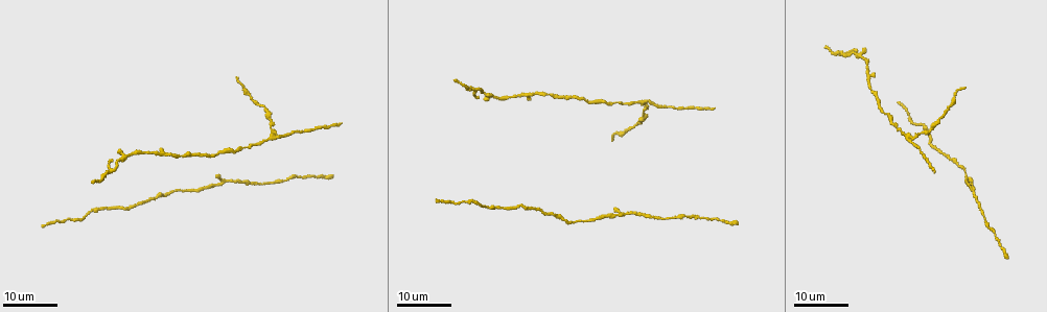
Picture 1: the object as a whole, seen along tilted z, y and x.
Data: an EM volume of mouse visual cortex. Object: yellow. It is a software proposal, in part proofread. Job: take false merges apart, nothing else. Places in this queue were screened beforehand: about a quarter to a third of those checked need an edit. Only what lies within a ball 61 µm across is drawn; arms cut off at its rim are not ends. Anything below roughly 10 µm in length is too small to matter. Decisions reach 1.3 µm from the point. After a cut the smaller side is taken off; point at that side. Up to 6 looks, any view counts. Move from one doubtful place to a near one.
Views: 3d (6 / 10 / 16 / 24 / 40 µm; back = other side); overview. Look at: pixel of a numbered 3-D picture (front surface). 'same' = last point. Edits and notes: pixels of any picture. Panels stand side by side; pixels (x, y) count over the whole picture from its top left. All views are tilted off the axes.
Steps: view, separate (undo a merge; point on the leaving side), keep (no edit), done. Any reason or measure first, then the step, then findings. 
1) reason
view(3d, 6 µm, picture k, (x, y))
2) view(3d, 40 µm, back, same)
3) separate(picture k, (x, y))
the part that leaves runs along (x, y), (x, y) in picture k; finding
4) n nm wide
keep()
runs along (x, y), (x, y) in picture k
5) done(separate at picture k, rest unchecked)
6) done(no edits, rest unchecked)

arms part here
view(3d, 24 µm, picture 1, (225, 181))

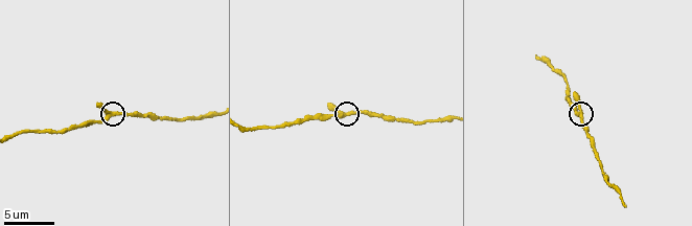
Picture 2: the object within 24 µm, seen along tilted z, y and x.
view(3d, 6 µm, picture 2, (347, 115))

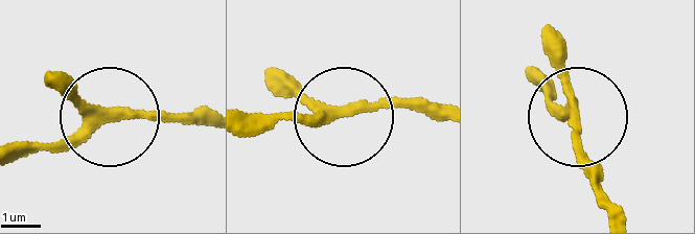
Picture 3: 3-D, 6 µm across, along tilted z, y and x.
3 arms
keep()
runs along (55, 79), (111, 117), (206, 112) in picture 3; one neuron here

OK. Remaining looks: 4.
view(3d, 24 µm, picture 1, (609, 102))

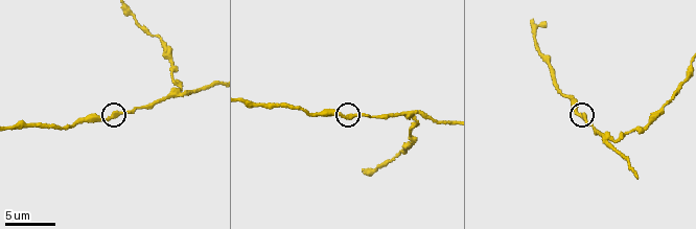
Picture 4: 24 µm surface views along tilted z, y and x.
zoom in
view(3d, 10 µm, picture 4, (109, 116))

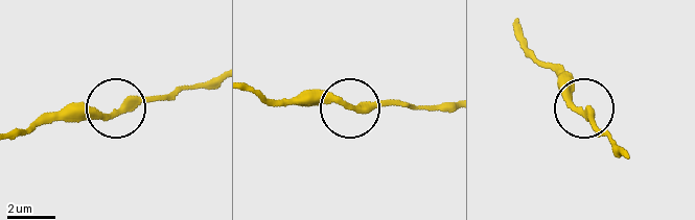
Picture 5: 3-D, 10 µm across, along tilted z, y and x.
310 nm wide
keep()
one neuron here

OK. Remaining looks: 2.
three-way junction
view(3d, 10 µm, picture 4, (178, 92))

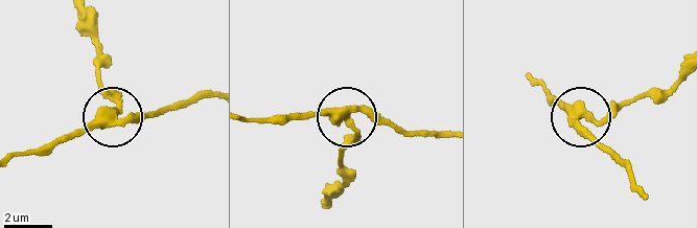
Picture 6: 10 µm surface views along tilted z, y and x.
separate(picture 6, (116, 100))
the part that leaves runs along (102, 119), (116, 104), (97, 76), (93, 23) in picture 6; two neurons meet here

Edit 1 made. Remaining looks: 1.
done(separate at picture 6, rest unchecked)

